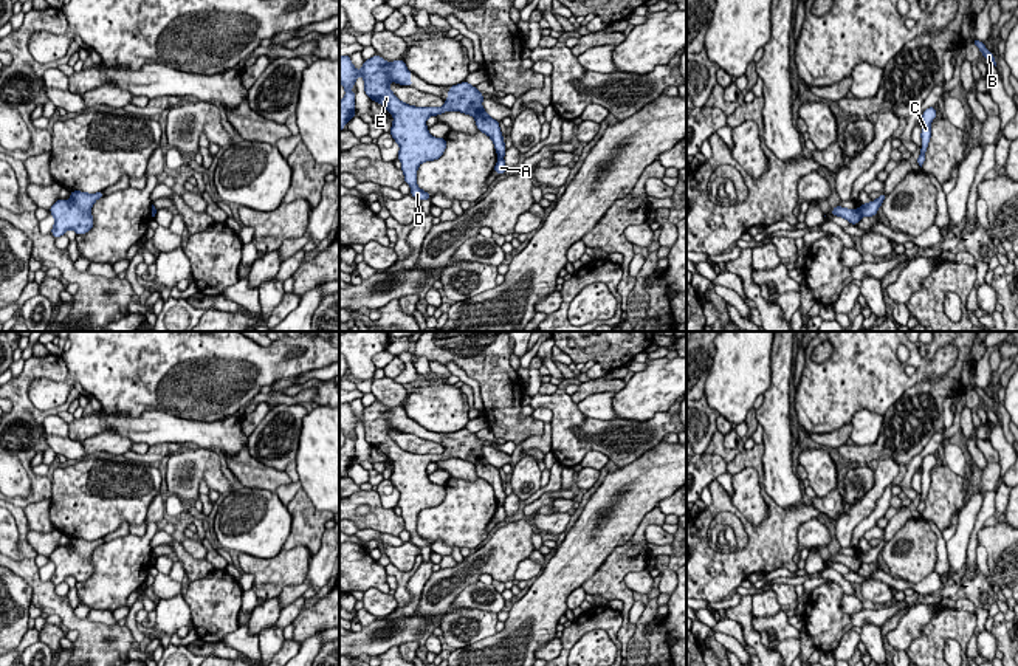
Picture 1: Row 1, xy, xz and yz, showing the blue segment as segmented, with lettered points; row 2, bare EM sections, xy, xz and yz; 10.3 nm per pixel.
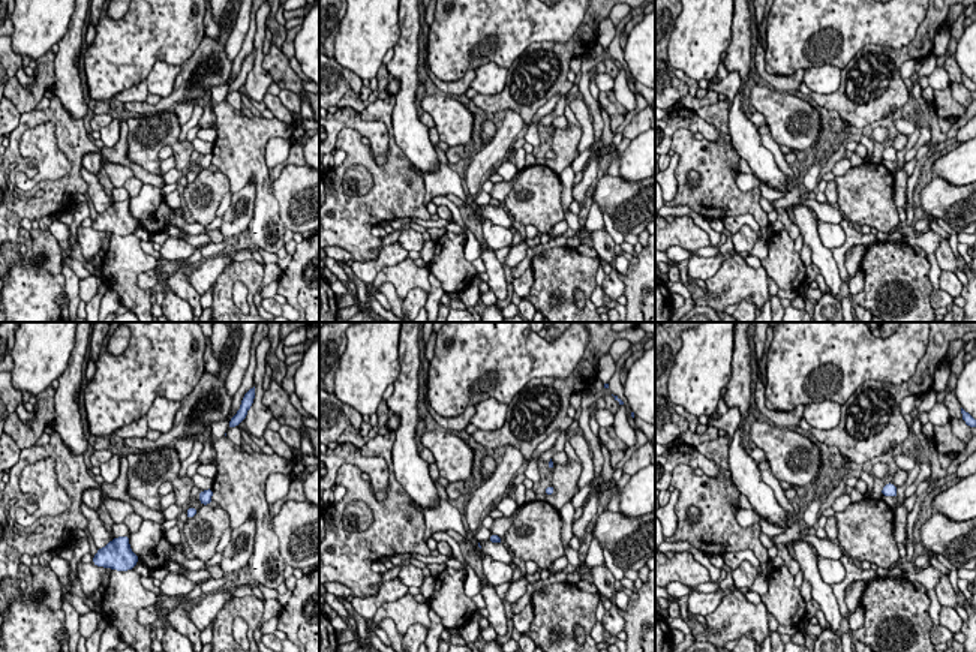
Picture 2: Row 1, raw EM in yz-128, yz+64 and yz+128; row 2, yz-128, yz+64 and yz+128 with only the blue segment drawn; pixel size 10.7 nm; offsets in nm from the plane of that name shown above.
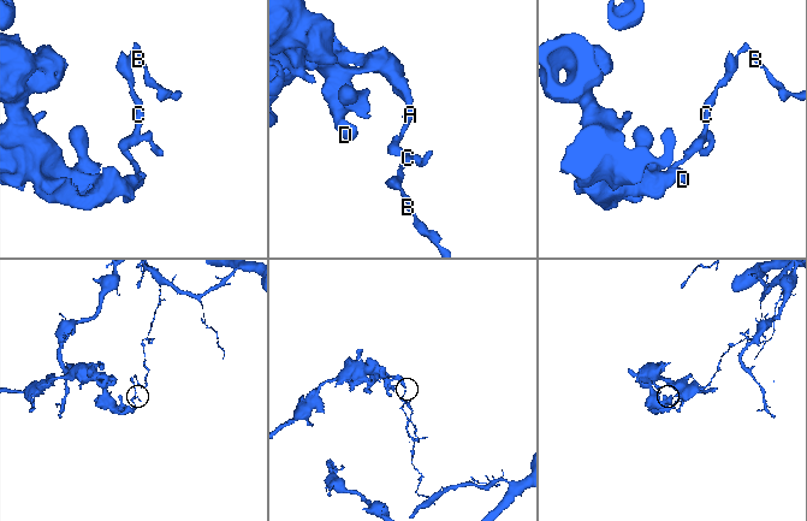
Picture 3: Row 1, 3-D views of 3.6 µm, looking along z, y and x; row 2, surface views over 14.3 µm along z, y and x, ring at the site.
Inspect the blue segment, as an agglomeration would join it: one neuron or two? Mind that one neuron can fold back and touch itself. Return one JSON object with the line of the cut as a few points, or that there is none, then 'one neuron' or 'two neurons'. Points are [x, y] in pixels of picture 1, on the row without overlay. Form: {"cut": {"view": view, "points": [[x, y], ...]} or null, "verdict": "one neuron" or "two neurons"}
{"cut": {"view": "yz", "points": [[857, 556], [862, 563]]}, "verdict": "two neurons"}

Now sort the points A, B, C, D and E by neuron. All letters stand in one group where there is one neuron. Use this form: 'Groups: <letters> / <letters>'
Groups: A B C / D E

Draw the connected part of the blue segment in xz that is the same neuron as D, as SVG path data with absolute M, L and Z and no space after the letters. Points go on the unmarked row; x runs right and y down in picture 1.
M375 401L364 407L358 418L350 403L339 403L339 429L346 437L346 443L339 448L339 479L344 477L347 468L355 463L355 440L350 437L355 434L356 424L364 426L364 438L372 446L387 455L387 460L394 463L390 482L400 493L398 506L401 508L401 517L404 520L404 530L411 533L411 542L417 547L431 547L431 542L417 533L417 516L425 508L438 506L445 496L445 485L434 485L429 482L426 466L445 458L462 458L471 462L476 466L479 479L483 479L494 489L497 505L505 502L504 483L499 475L499 469L488 463L482 454L483 441L466 427L452 432L448 437L448 445L443 454L414 454L401 449L389 435L390 429L400 432L414 432L408 424L412 420L406 415L404 407L386 409Z

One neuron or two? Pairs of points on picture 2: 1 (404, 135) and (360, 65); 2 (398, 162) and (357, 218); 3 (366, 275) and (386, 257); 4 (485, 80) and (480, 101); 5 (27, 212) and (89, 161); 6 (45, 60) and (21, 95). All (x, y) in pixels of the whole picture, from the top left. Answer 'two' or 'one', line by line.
1: two
2: one
3: one
4: two
5: two
6: one

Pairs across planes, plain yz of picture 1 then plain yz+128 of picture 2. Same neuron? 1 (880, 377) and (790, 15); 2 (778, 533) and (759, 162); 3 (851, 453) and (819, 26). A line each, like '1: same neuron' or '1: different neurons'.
1: same neuron
2: different neurons
3: different neurons

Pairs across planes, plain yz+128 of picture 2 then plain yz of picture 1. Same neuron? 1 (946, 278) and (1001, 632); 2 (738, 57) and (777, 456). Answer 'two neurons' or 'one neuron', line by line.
1: two neurons
2: one neuron

